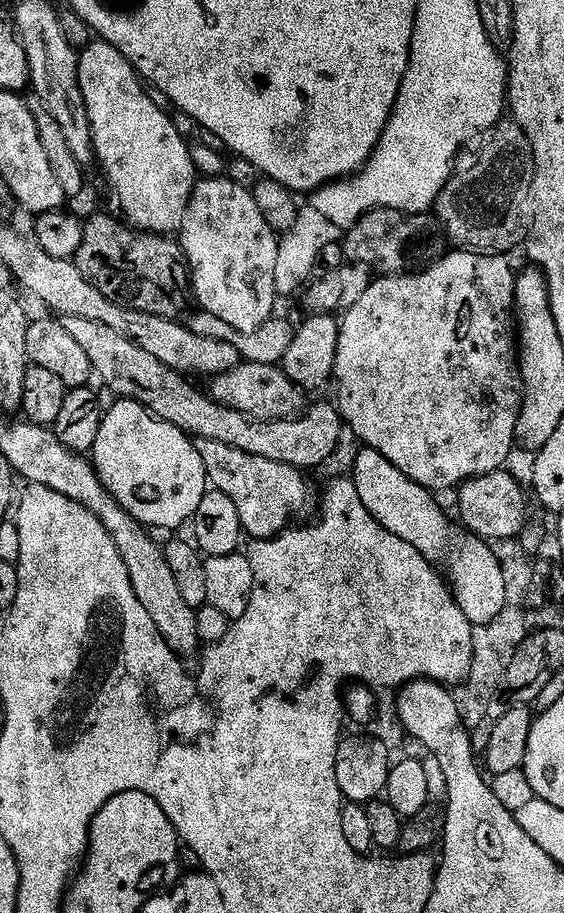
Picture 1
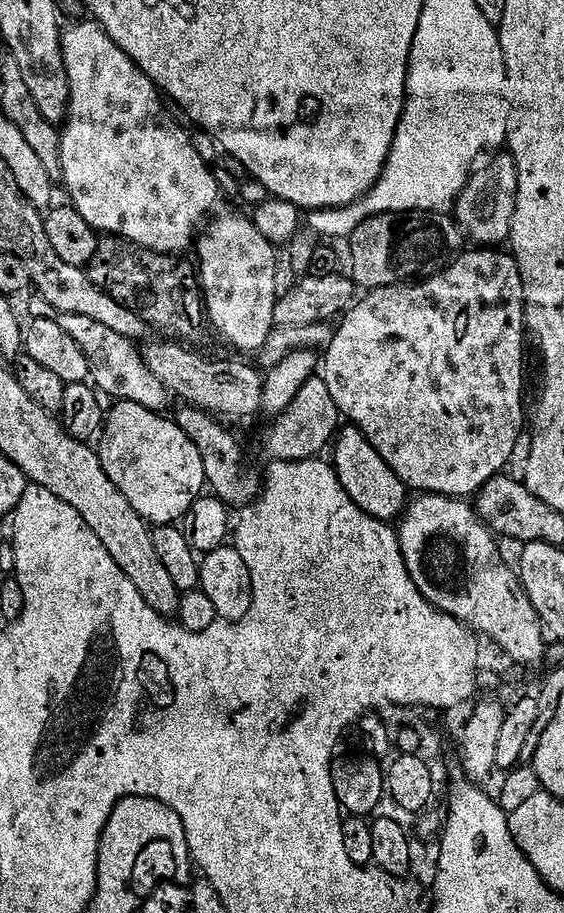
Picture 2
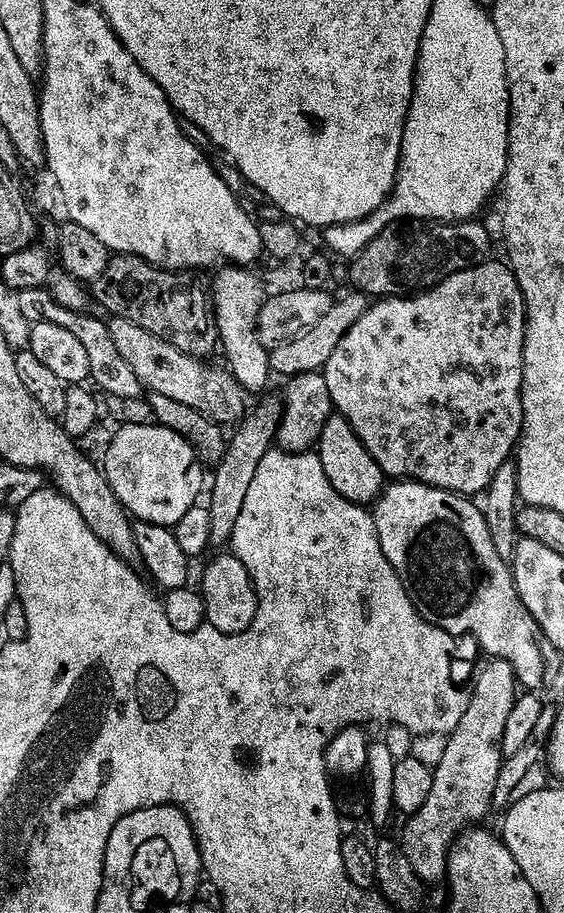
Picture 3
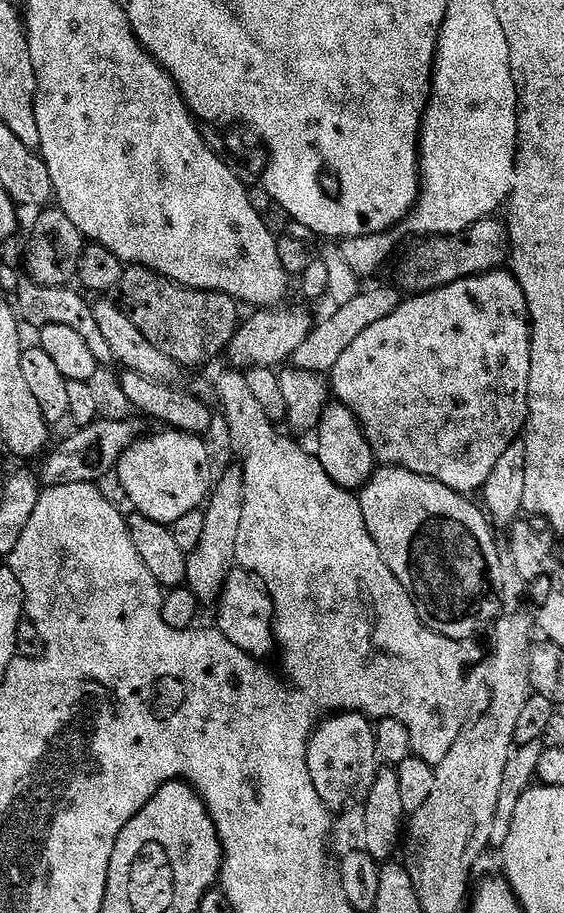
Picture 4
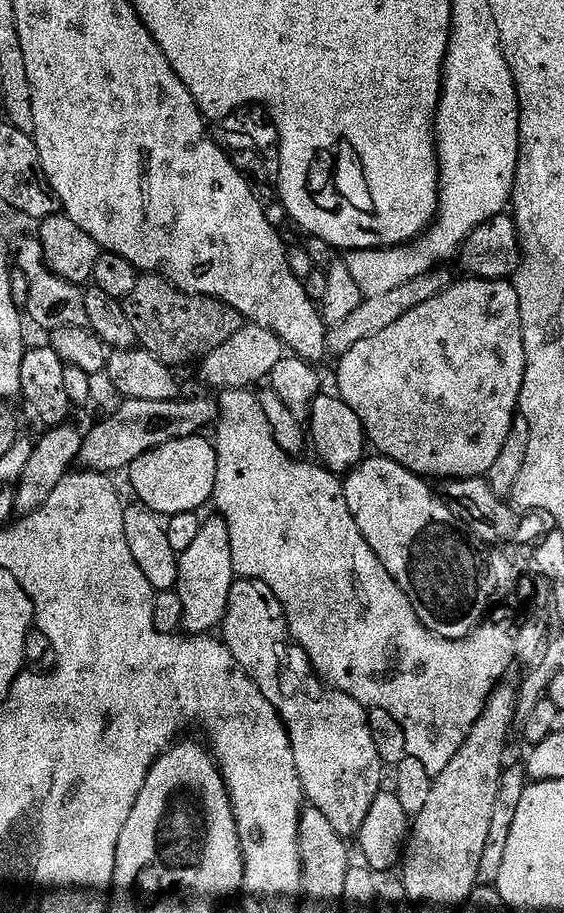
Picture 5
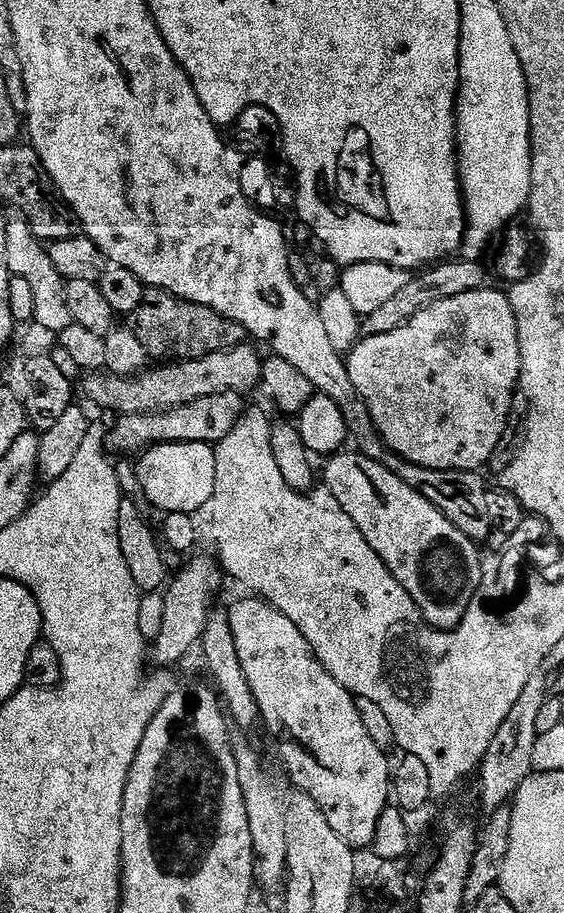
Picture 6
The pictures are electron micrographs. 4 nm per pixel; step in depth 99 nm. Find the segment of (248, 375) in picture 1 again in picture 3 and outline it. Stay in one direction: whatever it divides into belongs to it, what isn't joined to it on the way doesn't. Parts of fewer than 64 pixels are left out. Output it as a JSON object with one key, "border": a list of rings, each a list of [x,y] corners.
{"border":[[[112,316],[111,319],[107,321],[108,325],[108,333],[112,335],[112,341],[116,346],[118,346],[118,352],[122,354],[122,358],[126,358],[126,362],[130,366],[130,370],[134,370],[134,374],[141,381],[141,383],[148,389],[148,387],[153,388],[151,391],[155,393],[157,396],[165,396],[166,398],[174,398],[176,402],[182,402],[184,406],[190,406],[190,410],[198,410],[202,414],[206,414],[209,418],[212,419],[213,422],[219,424],[221,426],[229,426],[228,424],[232,424],[232,426],[239,425],[242,420],[248,415],[250,411],[250,403],[248,404],[248,400],[250,400],[250,394],[247,392],[243,386],[232,377],[231,371],[227,367],[221,366],[221,368],[215,368],[214,365],[208,364],[207,359],[191,356],[190,354],[186,354],[182,350],[178,350],[178,346],[174,346],[170,342],[166,342],[161,336],[155,336],[154,334],[150,334],[150,330],[142,330],[142,326],[138,326],[134,322],[130,322],[124,316]]]}

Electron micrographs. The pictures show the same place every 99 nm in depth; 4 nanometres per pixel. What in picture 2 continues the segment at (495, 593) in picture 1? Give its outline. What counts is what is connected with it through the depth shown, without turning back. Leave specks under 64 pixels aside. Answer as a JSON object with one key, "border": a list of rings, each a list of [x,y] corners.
{"border":[[[341,427],[331,452],[330,463],[336,469],[338,482],[342,482],[342,490],[346,490],[352,503],[357,504],[366,514],[370,514],[376,520],[392,522],[408,507],[410,503],[408,485],[400,481],[394,470],[390,470],[390,466],[380,457],[378,450],[370,446],[368,439],[357,428]]]}

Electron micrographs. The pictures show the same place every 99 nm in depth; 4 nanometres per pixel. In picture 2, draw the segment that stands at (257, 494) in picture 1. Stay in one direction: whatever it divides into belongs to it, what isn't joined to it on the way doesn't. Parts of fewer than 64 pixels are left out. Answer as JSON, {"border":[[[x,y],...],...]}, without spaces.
{"border":[[[191,406],[181,407],[181,412],[174,416],[177,426],[198,446],[198,454],[202,454],[202,466],[204,467],[204,479],[207,487],[211,489],[217,500],[229,506],[248,506],[260,495],[262,476],[258,471],[251,472],[244,465],[244,456],[240,453],[240,444],[223,428],[217,417],[207,413],[202,408]]]}

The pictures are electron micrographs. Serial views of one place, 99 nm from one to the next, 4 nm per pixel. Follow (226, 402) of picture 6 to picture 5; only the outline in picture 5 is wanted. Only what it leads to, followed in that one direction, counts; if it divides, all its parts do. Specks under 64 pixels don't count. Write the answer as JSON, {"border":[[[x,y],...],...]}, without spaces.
{"border":[[[184,399],[166,402],[124,400],[121,408],[113,416],[106,417],[101,424],[94,425],[89,432],[86,432],[84,445],[80,450],[79,463],[89,472],[123,473],[135,460],[142,458],[142,454],[158,446],[166,446],[166,442],[171,440],[203,433],[211,429],[219,420],[220,406],[215,399]]]}

